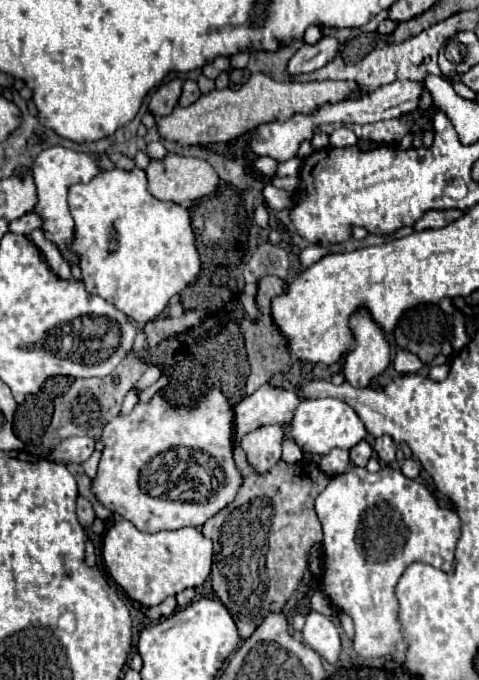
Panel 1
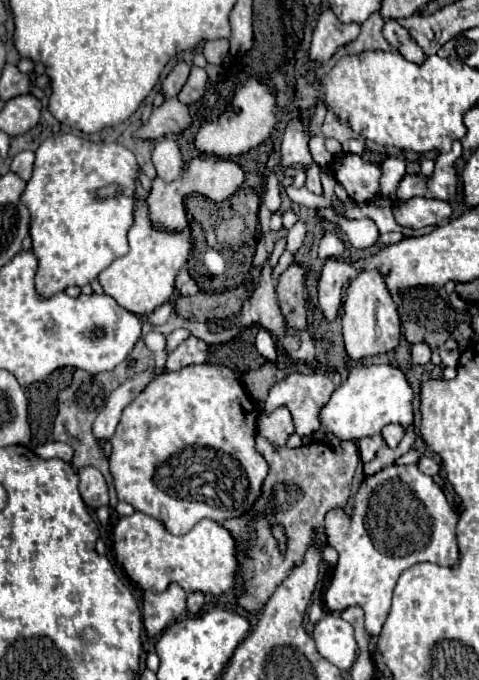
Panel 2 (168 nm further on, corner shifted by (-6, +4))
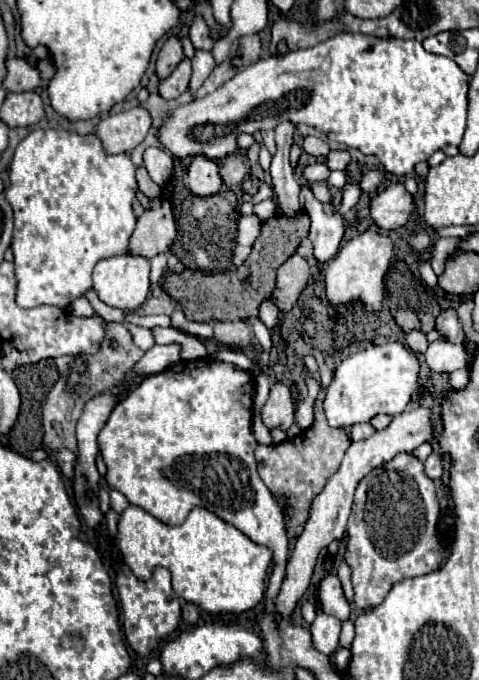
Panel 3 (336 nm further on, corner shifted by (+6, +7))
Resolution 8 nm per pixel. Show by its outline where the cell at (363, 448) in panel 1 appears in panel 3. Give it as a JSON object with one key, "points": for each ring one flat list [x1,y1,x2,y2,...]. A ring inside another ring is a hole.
{"points":[[358,423,358,425,354,425,354,427,350,429,352,441,364,441,364,439,368,439,368,437,372,437,372,435,374,435,374,427,372,427,370,423]]}

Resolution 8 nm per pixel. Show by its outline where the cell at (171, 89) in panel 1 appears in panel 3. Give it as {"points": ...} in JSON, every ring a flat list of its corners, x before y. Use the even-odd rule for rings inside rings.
{"points":[[170,37,164,45,162,45,162,51,156,59,156,75,160,79,166,79,174,69,176,65,184,59,184,53,182,53,182,43,178,37]]}

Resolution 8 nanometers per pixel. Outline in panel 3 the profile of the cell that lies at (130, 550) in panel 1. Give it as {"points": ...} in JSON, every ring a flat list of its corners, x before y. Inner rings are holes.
{"points":[[130,505,118,519,118,531,114,537,114,545,124,565,128,565,130,571,140,581,148,581,156,567,166,567,172,573,172,587,176,595,202,607,208,613,240,613,240,611,252,609,264,597,264,589,266,589,264,579,272,563,272,551,268,547,256,545,236,527,228,525,226,521,218,519,214,513,202,507,194,507,182,525,170,527,158,521,156,517,152,517,150,513,146,513,144,509]]}

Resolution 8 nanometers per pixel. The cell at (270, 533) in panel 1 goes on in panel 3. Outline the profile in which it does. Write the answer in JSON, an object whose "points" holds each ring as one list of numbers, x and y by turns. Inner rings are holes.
{"points":[[324,389,318,395,316,419,310,429,302,431,296,439,288,439,278,445,256,447,256,461,258,461,260,477,264,477,264,483,270,489,270,493,276,497,276,501,282,505,286,503,284,523,286,523,286,535,290,539,302,533,312,499,322,491,326,479,338,471,340,461,352,443,344,429,332,429,326,423,326,417,322,413,322,399,324,399]]}

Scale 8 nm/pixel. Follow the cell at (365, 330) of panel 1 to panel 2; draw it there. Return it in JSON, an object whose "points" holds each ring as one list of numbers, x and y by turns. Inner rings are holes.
{"points":[[364,270,350,280,342,304,342,336,346,352,352,360,360,360,364,356,374,356,380,352,390,352,398,346,400,316,392,292,386,288,382,272]]}

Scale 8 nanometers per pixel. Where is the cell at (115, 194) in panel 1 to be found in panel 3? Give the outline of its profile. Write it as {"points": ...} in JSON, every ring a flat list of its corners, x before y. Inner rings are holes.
{"points":[[126,251,124,255,98,261,94,267,94,289,98,297,110,307,118,307,122,311,138,309,150,295,150,259]]}

